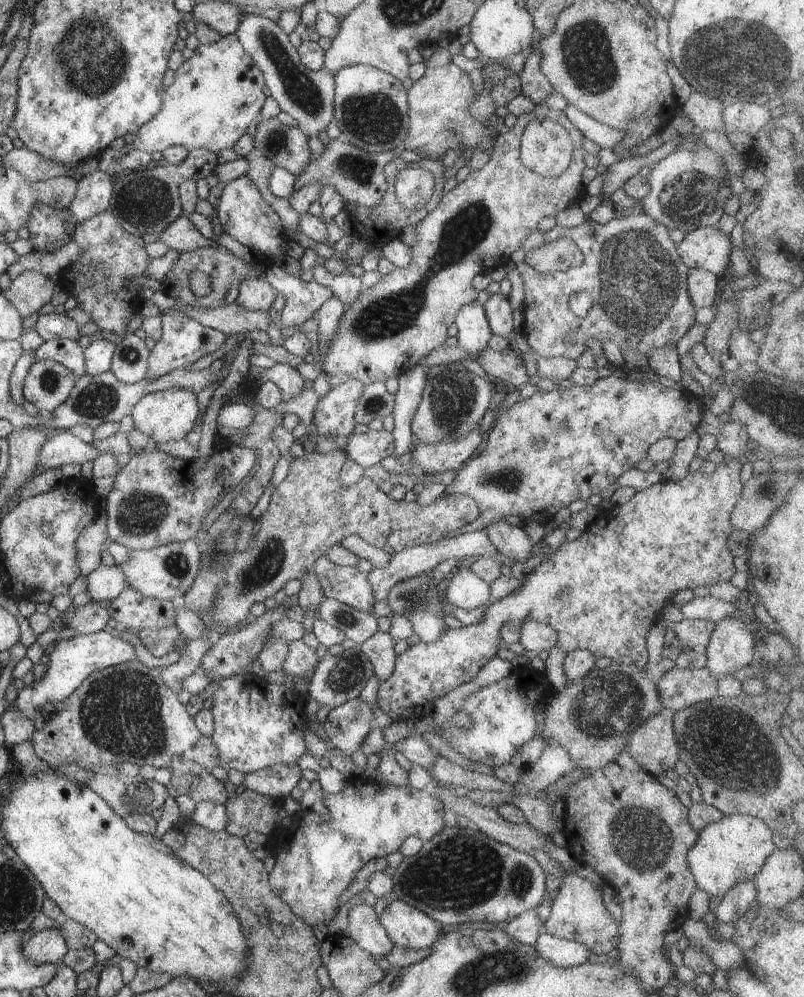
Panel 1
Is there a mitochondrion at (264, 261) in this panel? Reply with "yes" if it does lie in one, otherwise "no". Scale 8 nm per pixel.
no

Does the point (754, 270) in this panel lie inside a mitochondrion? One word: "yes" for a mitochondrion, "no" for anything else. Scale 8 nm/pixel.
no

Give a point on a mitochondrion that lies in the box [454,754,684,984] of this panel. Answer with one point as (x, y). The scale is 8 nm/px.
(638, 837)

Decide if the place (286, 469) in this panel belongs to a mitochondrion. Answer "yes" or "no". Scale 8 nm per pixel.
no

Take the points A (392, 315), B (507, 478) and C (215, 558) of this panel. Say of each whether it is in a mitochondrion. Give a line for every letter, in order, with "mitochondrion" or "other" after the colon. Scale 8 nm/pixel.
A: mitochondrion
B: mitochondrion
C: mitochondrion

